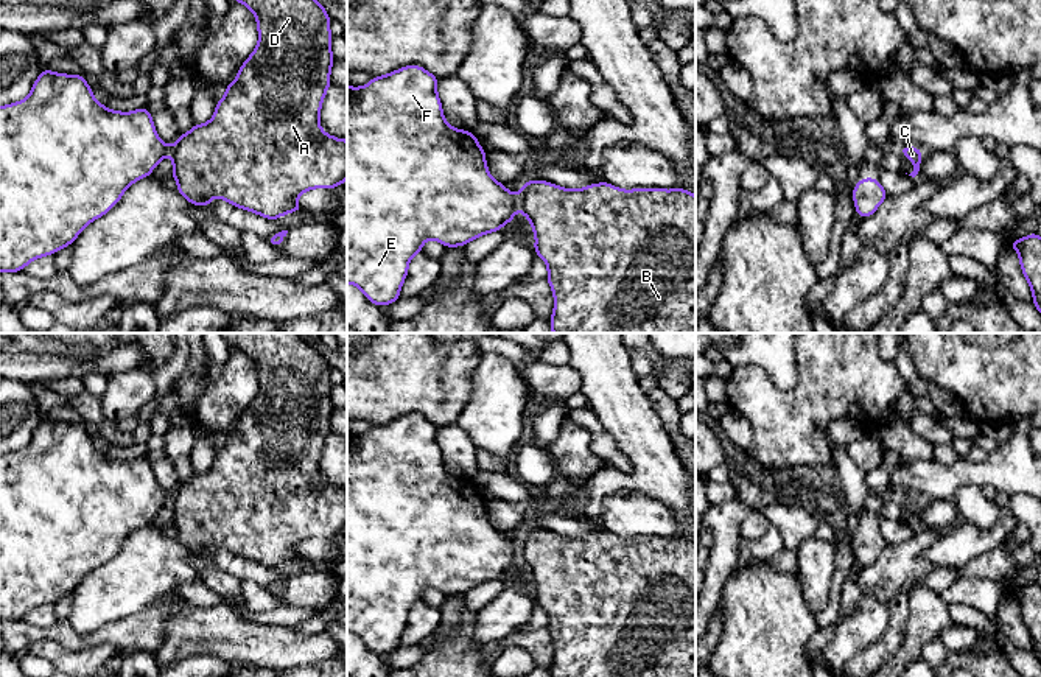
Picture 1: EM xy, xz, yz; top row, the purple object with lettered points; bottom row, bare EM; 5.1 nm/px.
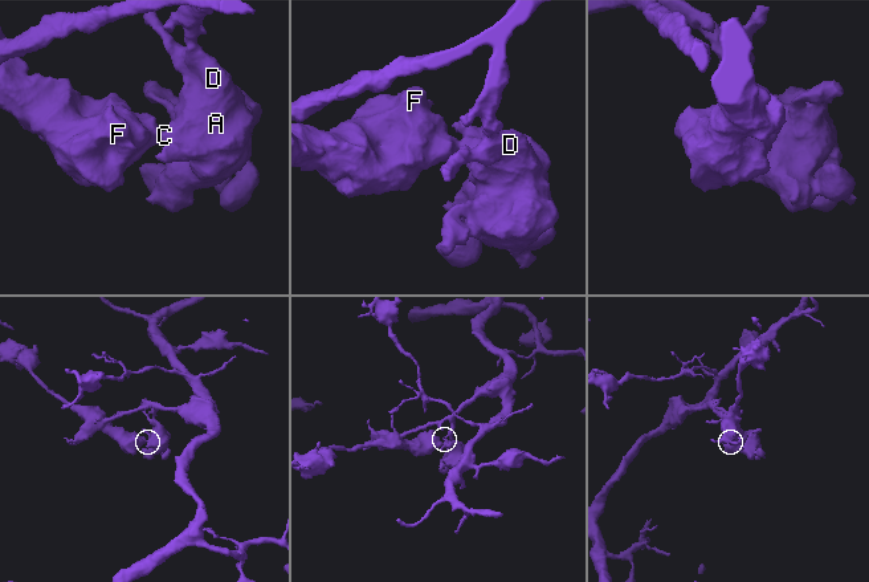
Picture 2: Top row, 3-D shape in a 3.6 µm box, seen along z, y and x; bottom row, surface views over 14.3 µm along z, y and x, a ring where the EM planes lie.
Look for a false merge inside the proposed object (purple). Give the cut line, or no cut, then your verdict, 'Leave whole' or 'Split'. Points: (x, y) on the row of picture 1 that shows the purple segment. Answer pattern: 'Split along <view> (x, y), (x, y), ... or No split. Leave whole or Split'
Split along xz (517, 196), (518, 207). Split

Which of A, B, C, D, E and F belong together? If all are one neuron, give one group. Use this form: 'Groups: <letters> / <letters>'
Groups: A B C D / E F

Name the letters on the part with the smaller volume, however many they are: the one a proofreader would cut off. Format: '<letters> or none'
E, F

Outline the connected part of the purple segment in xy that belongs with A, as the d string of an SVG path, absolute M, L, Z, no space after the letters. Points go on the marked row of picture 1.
M237 0L257 19L258 45L244 61L226 95L216 103L210 121L195 125L170 148L177 191L195 205L209 207L213 198L277 219L302 212L297 198L313 188L335 188L347 181L347 140L324 132L319 125L321 106L330 87L331 54L330 17L317 0Z

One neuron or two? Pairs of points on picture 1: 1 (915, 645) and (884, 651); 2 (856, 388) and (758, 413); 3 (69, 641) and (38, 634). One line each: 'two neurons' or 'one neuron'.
1: two neurons
2: one neuron
3: one neuron

